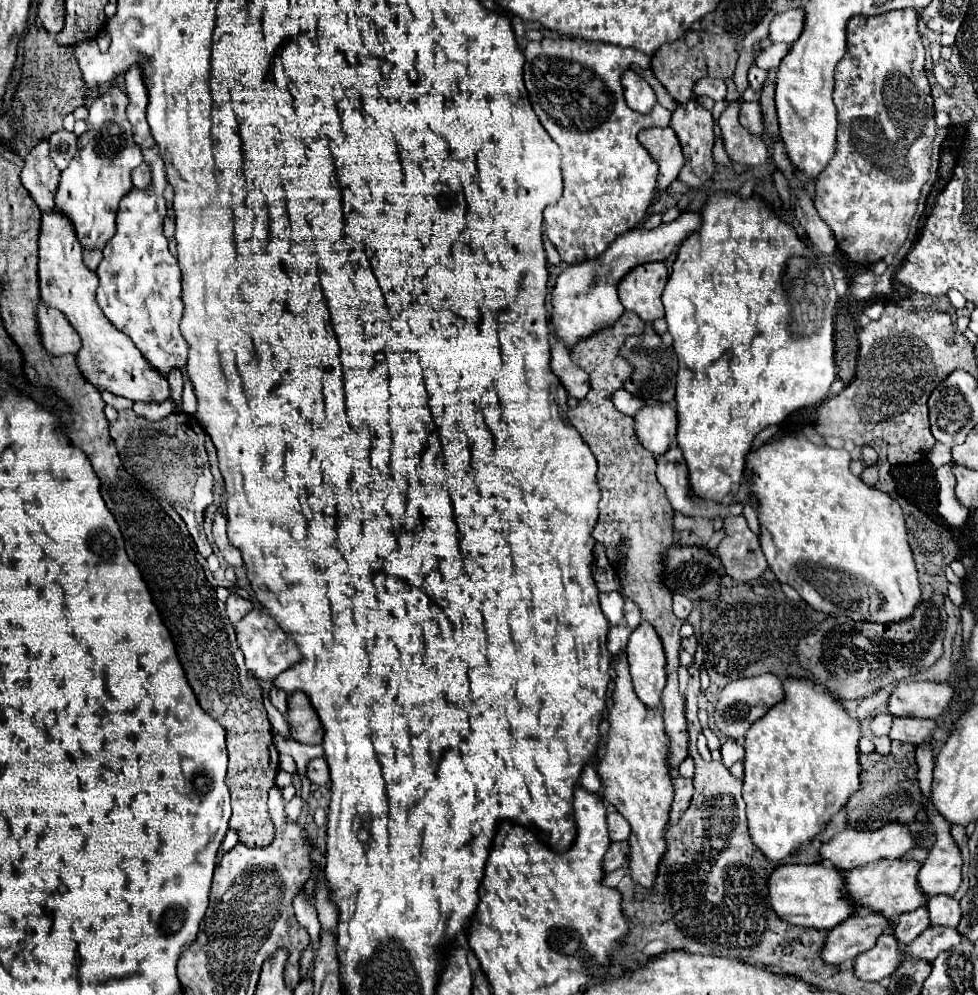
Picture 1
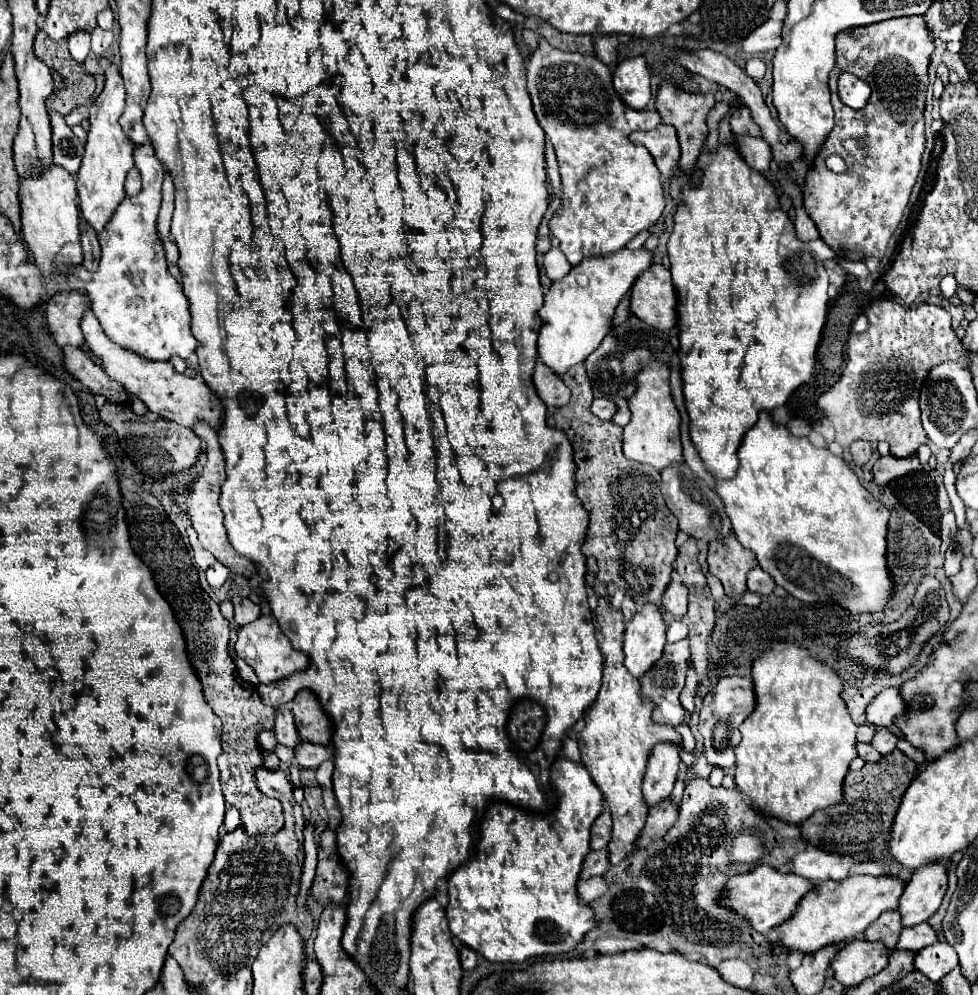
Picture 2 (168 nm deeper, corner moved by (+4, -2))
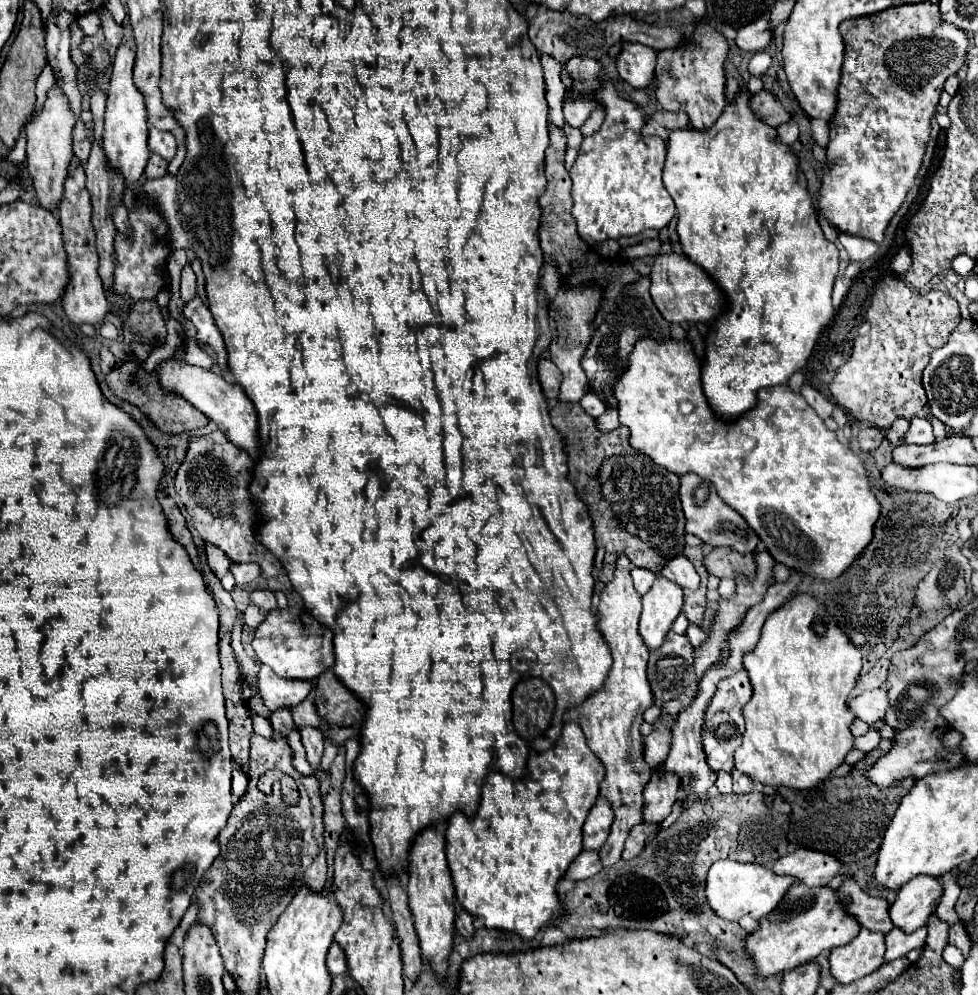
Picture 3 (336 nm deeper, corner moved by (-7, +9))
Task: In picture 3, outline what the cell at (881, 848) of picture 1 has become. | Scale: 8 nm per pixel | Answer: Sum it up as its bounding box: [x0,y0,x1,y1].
[774,850,840,886]

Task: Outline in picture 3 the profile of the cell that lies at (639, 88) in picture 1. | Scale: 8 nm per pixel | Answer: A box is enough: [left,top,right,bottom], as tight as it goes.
[616,44,656,88]

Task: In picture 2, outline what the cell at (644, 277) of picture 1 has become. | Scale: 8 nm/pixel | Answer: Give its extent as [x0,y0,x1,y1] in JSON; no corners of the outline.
[631,265,675,329]

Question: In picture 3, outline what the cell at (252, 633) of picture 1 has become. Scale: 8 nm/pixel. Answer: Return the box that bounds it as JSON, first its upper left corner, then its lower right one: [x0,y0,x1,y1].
[252,610,334,682]

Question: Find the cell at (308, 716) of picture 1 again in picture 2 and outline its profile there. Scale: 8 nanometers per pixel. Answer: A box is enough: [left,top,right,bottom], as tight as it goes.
[293,689,331,745]

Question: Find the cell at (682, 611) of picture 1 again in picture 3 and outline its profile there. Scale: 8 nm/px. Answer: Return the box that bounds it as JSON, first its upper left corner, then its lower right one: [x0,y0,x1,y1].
[660,554,700,592]

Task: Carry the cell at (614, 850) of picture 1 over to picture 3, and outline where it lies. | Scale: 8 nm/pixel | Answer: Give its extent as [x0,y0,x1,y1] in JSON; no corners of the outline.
[564,852,600,880]

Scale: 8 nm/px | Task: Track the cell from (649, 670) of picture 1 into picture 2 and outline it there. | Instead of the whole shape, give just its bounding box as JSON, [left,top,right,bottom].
[625,605,665,679]

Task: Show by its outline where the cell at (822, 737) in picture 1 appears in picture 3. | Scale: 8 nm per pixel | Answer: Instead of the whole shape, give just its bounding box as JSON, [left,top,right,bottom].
[734,594,862,790]

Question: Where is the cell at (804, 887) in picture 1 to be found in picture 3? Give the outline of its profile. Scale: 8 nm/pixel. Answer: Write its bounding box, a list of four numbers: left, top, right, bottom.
[706,860,792,920]

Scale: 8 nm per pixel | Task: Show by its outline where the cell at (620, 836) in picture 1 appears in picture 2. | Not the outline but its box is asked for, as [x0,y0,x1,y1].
[591,809,613,849]

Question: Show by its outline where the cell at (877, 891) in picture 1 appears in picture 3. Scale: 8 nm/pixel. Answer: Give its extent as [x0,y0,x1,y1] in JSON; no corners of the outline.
[744,882,860,978]

